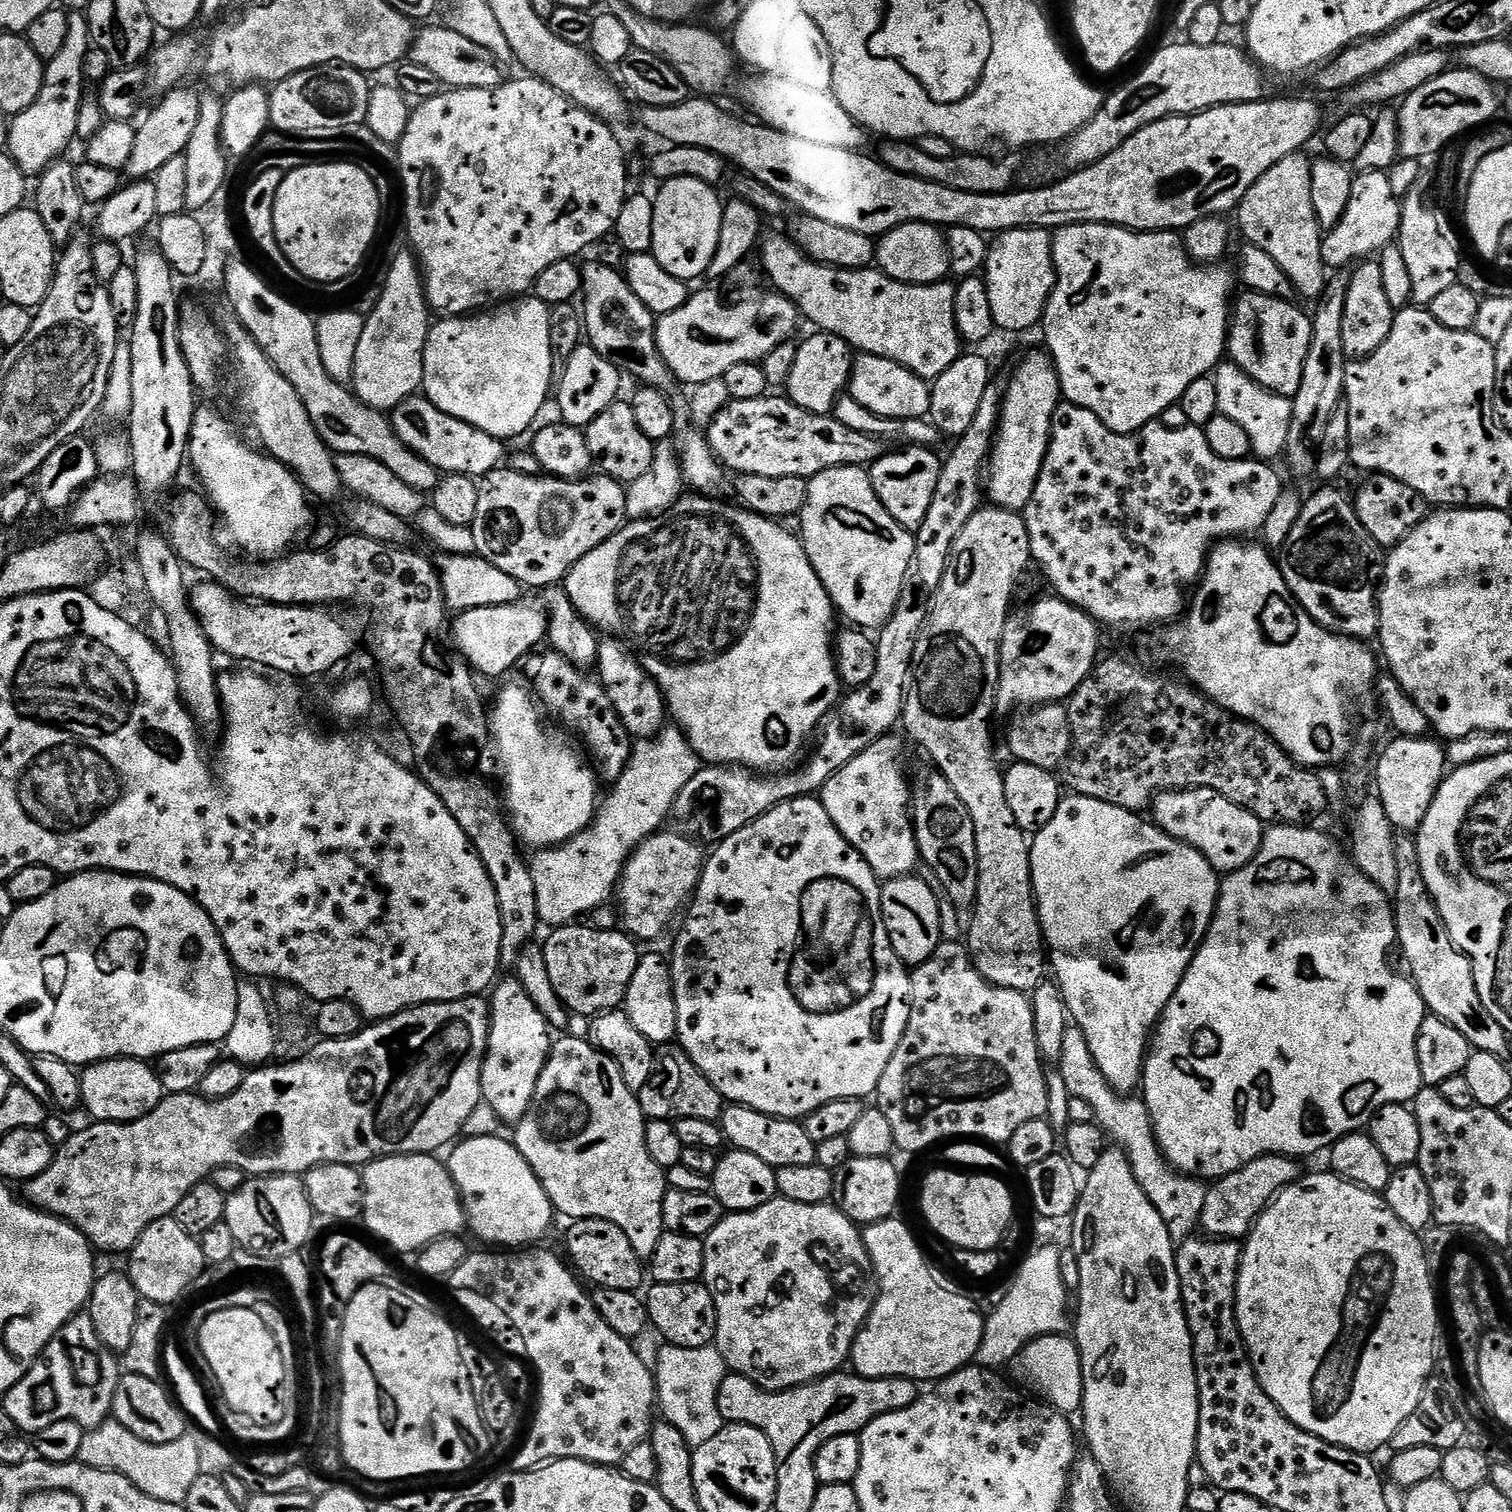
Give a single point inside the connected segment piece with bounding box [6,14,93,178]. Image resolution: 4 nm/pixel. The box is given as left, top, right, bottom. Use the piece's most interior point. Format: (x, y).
(37, 137)

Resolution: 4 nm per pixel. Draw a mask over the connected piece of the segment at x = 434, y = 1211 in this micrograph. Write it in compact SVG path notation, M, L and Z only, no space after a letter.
M432 1154L383 1156L363 1169L362 1224L396 1252L416 1254L438 1238L465 1231L464 1201L447 1167L436 1159Z

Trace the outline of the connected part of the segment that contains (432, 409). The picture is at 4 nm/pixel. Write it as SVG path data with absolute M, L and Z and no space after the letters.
M417 394L409 396L407 400L403 400L397 408L391 409L390 419L392 429L396 431L398 438L400 438L410 450L414 450L414 454L426 458L426 462L430 462L430 466L434 466L442 474L461 472L463 476L483 478L487 476L489 472L496 471L497 468L505 463L505 441L497 440L495 436L478 430L474 425L462 422L458 418L454 418L450 414L438 410L438 406L434 406L423 395Z

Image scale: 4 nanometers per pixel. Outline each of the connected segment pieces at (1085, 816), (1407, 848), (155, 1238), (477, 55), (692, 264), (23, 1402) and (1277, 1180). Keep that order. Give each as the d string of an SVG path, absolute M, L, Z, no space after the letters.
M1068 794L1061 799L1058 810L1054 814L1054 818L1050 818L1050 822L1046 822L1046 826L1040 829L1031 837L1030 847L1032 850L1032 891L1036 893L1036 910L1040 914L1040 929L1044 931L1044 942L1047 951L1050 953L1050 968L1056 971L1054 977L1055 983L1058 985L1064 1004L1068 1007L1068 1015L1071 1023L1082 1030L1082 1034L1086 1034L1086 1046L1090 1046L1090 1054L1094 1054L1094 1062L1096 1063L1096 1071L1109 1084L1113 1093L1132 1094L1141 1087L1142 1077L1144 1074L1144 1057L1150 1047L1150 1037L1153 1035L1154 1029L1159 1021L1160 1015L1166 1010L1166 1006L1170 1002L1170 998L1174 998L1174 994L1178 990L1178 986L1182 982L1182 978L1186 974L1186 970L1190 966L1190 962L1194 958L1194 954L1200 948L1200 944L1204 940L1204 936L1208 933L1208 928L1212 924L1212 916L1216 913L1216 900L1220 897L1220 881L1216 869L1210 866L1210 862L1203 856L1199 850L1192 848L1186 842L1178 838L1166 834L1162 829L1157 828L1151 819L1145 818L1143 815L1127 812L1125 808L1118 806L1110 806L1106 802L1102 802L1098 798L1086 798L1075 794Z
M1400 832L1396 837L1396 857L1398 858L1398 886L1394 893L1396 913L1396 939L1399 947L1404 947L1408 959L1407 971L1424 1000L1425 1009L1431 1015L1442 1018L1472 1043L1473 1049L1486 1054L1507 1057L1510 1033L1502 1026L1478 998L1478 986L1474 982L1472 961L1456 947L1440 917L1440 911L1432 900L1422 874L1422 862L1418 858L1419 844L1415 835Z
M174 1218L156 1220L150 1226L146 1226L144 1233L136 1239L136 1245L132 1251L127 1253L126 1260L128 1260L126 1274L132 1279L132 1284L136 1287L136 1293L139 1294L140 1299L165 1306L172 1306L172 1303L206 1271L199 1239L186 1234L186 1230L182 1230L182 1226L178 1226L178 1222Z
M432 26L421 27L424 29L421 32L419 29L413 35L410 60L411 63L422 66L425 70L430 70L430 74L434 74L434 78L438 78L445 89L496 88L502 83L502 75L500 76L501 67L494 61L493 53L489 49L470 42L470 39L464 38L460 33L456 33L451 26L445 26L445 28L428 27Z
M674 178L665 180L659 185L660 193L655 193L654 206L654 242L652 257L666 270L666 274L674 274L674 278L685 282L693 282L707 273L710 262L714 258L714 250L718 250L718 234L722 230L722 214L724 204L713 185L698 182L698 178Z
M81 1314L62 1326L32 1369L4 1395L2 1407L24 1434L41 1432L63 1420L73 1420L85 1430L91 1430L111 1417L114 1390L121 1375L117 1357L98 1338L92 1319Z
M1263 1156L1242 1166L1242 1170L1234 1170L1234 1174L1215 1181L1208 1188L1206 1206L1202 1206L1200 1228L1209 1237L1222 1240L1239 1241L1247 1237L1256 1219L1275 1200L1276 1195L1300 1179L1302 1175L1300 1164L1299 1159L1290 1156Z

